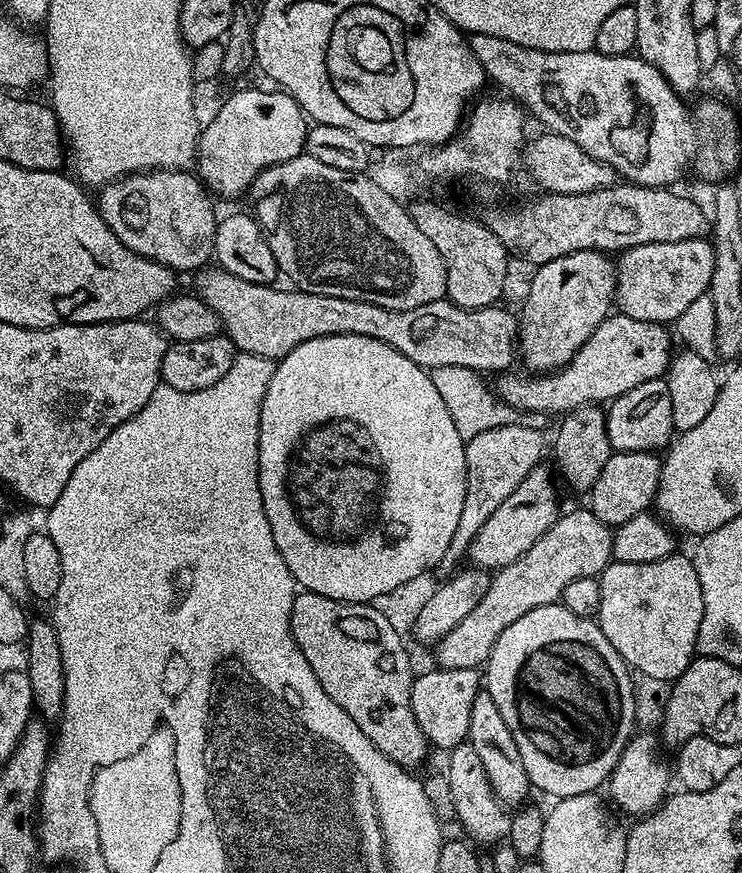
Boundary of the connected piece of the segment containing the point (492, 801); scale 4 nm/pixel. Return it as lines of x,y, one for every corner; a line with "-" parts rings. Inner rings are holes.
471,742
462,743
451,749
447,756
446,775
454,806
454,820
464,827
463,835
476,846
481,846
480,844
495,846
507,841
512,812
506,810
505,805
501,804
492,787
488,785
488,775
486,770
482,770
482,758
478,758
474,746

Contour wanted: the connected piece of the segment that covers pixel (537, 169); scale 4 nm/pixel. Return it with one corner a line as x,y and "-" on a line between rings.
541,131
541,136
536,136
527,141
522,153
523,171
532,175
534,183
545,193
554,194
586,194
590,190
602,190
611,184
617,183
616,171
606,162
598,162
598,158
590,158
582,146
570,142
570,138
562,138
557,132

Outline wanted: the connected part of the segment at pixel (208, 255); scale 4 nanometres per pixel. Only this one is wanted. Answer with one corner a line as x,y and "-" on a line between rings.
157,168
146,172
133,172
130,176
111,180
109,184
103,185
99,192
100,217
106,222
106,226
110,226
110,230
114,230
114,234
118,234
118,238
126,247
134,250
134,254
164,264
177,274
195,273
213,259
218,215
216,216
216,208
212,205
213,197
191,171

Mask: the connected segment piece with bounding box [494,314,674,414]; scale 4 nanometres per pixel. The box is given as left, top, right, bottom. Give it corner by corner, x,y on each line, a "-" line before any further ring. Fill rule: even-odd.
609,314
598,326
598,330
586,338
586,342
566,367
557,368
551,374
524,376
519,376
516,370
508,370
495,377
494,391
503,403
521,413
565,414
584,404
600,406
617,400
626,394
626,390
634,390
634,386
642,386
642,382
661,379
667,373
674,355
672,340
673,333
663,324

